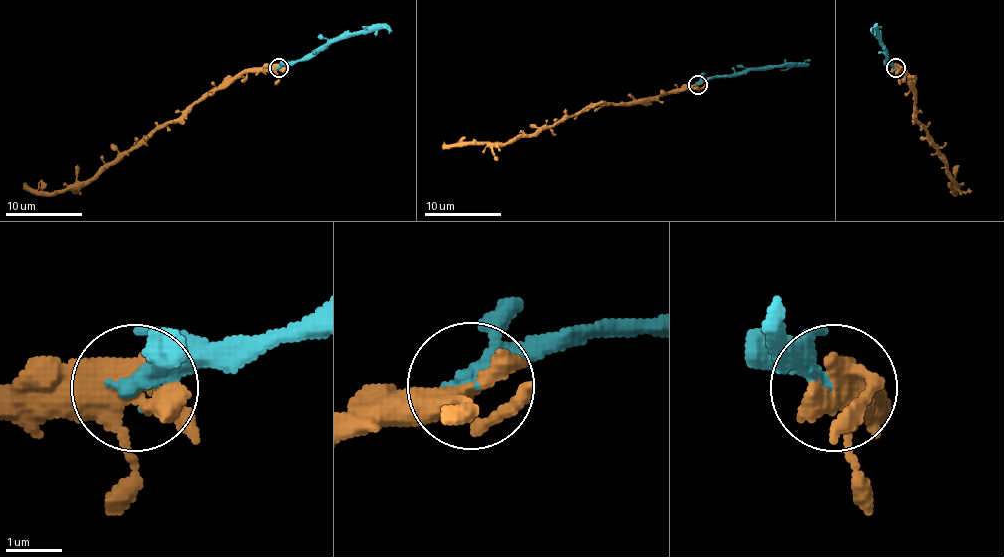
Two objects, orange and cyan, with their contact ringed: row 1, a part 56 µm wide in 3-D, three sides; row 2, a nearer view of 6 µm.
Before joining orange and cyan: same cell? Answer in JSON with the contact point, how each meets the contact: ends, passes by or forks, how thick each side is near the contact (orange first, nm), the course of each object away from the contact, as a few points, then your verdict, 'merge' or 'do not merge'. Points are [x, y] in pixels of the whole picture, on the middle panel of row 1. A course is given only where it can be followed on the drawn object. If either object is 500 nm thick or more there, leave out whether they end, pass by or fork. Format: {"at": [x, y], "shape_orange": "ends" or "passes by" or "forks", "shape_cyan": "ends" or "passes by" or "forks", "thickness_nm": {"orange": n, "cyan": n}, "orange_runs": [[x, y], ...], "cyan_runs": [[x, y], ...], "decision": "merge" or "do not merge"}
{"at": [697, 84], "shape_orange": "forks", "shape_cyan": "passes by", "thickness_nm": {"orange": 400, "cyan": 260}, "orange_runs": [[697, 84], [637, 101], [599, 103], [532, 133], [519, 133], [507, 143], [446, 145], [444, 141]], "cyan_runs": [[697, 84], [718, 76], [795, 64], [810, 59]], "decision": "merge"}

